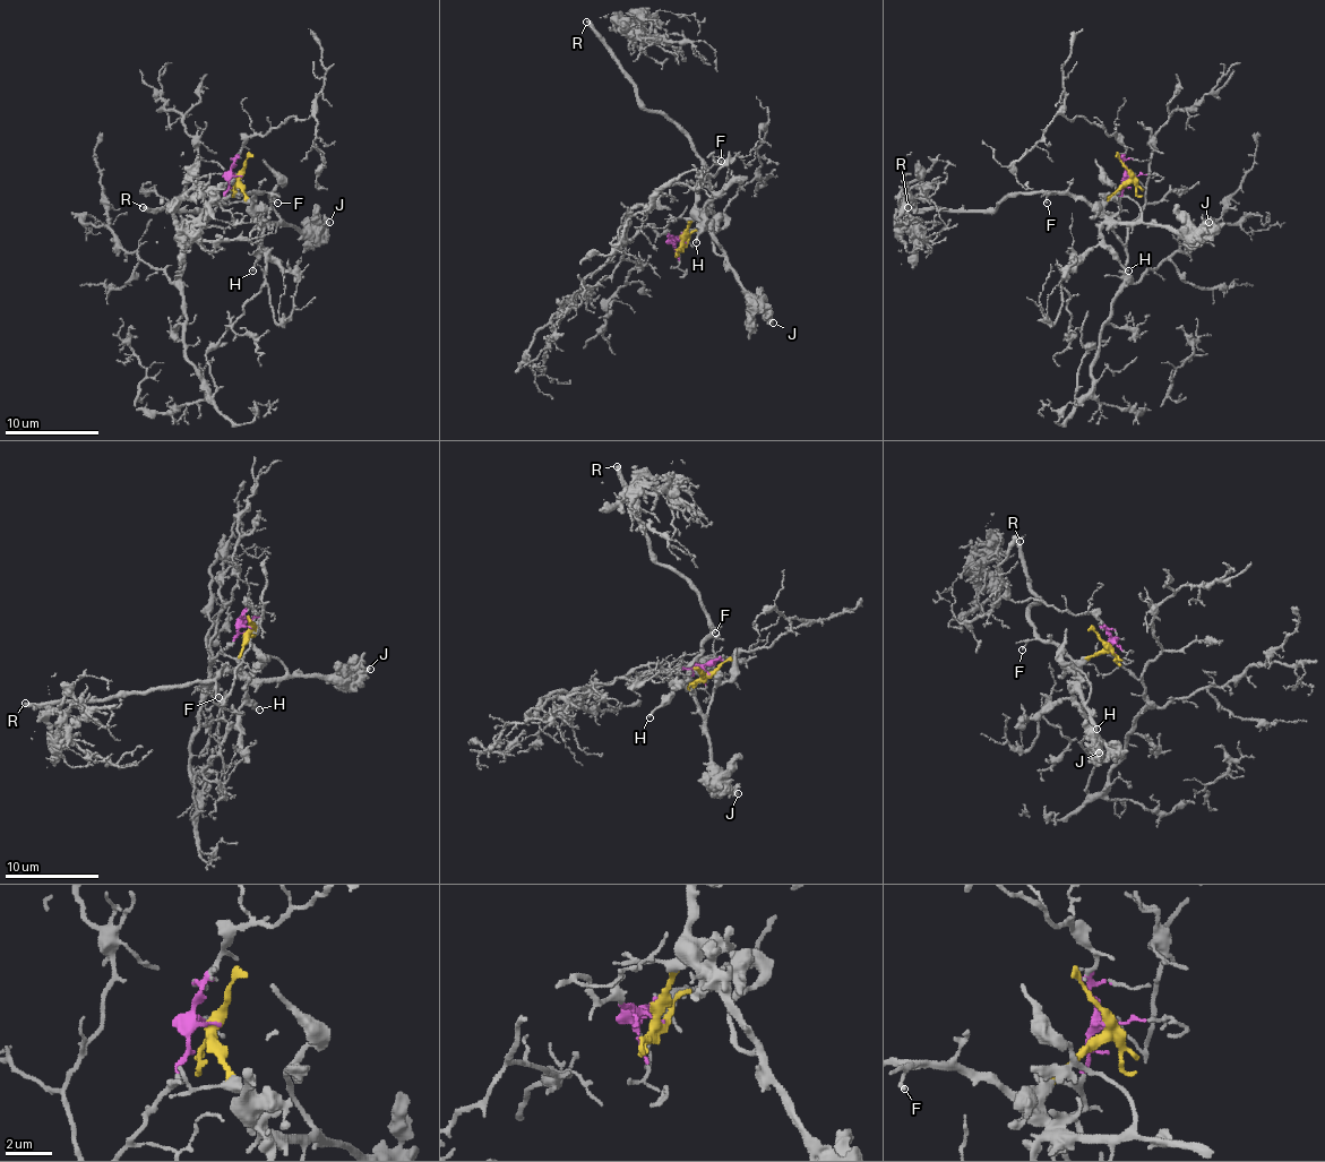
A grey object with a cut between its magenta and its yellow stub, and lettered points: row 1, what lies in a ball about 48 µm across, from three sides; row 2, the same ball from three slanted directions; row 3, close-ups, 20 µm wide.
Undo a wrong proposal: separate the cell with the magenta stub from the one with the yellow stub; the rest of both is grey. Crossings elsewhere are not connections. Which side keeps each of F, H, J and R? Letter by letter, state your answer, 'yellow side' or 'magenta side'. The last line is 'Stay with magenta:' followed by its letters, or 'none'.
F: yellow side
H: yellow side
J: yellow side
R: yellow side
Stay with magenta: none

